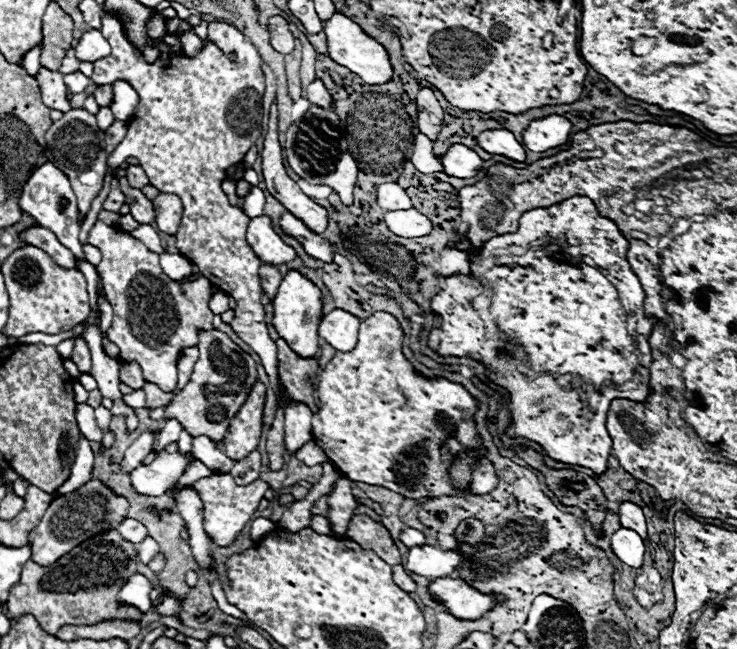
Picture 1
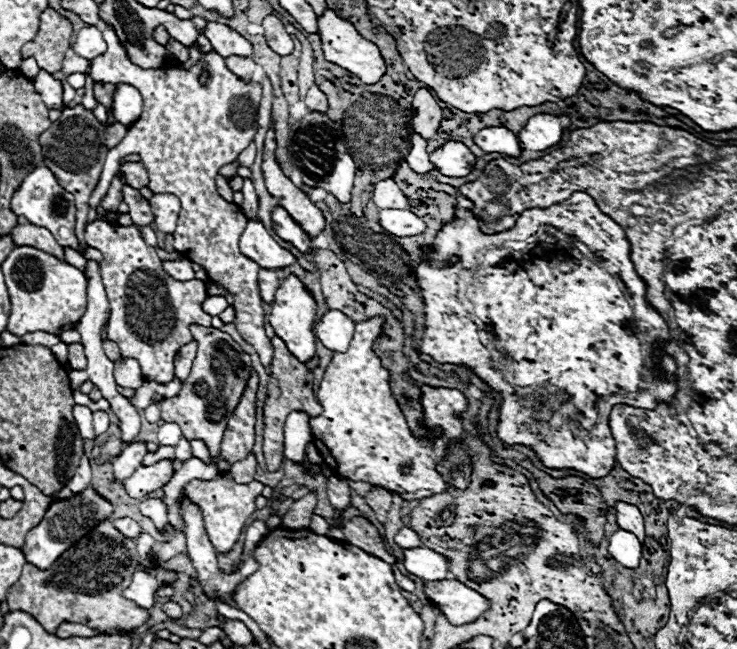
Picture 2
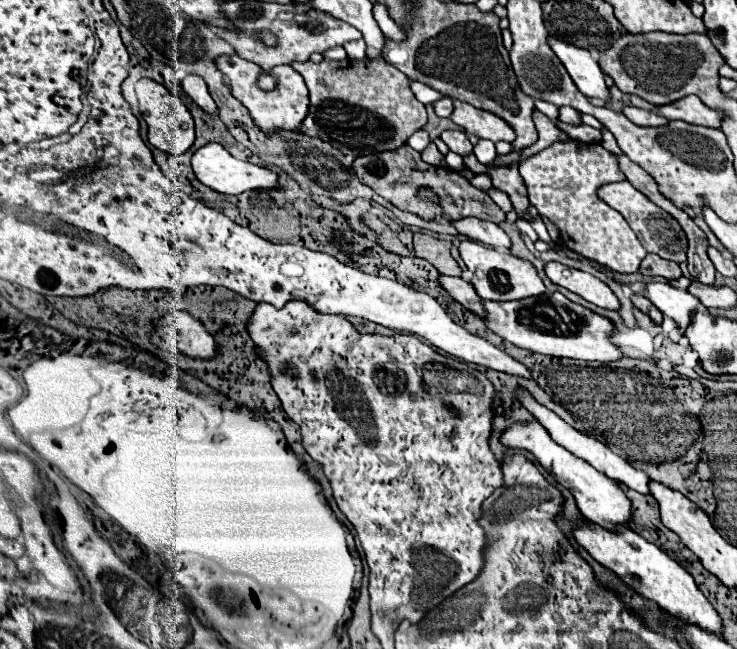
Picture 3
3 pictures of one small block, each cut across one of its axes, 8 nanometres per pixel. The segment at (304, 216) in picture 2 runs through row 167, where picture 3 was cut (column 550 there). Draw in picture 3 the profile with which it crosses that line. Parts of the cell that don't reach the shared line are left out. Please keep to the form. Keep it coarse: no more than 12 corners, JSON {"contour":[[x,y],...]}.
{"contour":[[548,262],[554,284],[608,310],[620,310],[608,284],[588,272]]}

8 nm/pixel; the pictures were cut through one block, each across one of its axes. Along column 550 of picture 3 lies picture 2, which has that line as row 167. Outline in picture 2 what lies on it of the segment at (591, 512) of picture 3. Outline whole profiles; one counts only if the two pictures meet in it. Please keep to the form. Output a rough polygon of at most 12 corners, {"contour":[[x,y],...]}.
{"contour":[[448,140],[430,154],[438,172],[450,178],[468,176],[476,156]]}

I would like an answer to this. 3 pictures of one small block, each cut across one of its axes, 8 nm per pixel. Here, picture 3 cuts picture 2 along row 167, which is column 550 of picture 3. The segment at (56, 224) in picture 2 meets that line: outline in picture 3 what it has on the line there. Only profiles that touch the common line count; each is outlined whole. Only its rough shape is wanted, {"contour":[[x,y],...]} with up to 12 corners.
{"contour":[[550,38],[550,46],[584,96],[610,102],[588,50]]}

